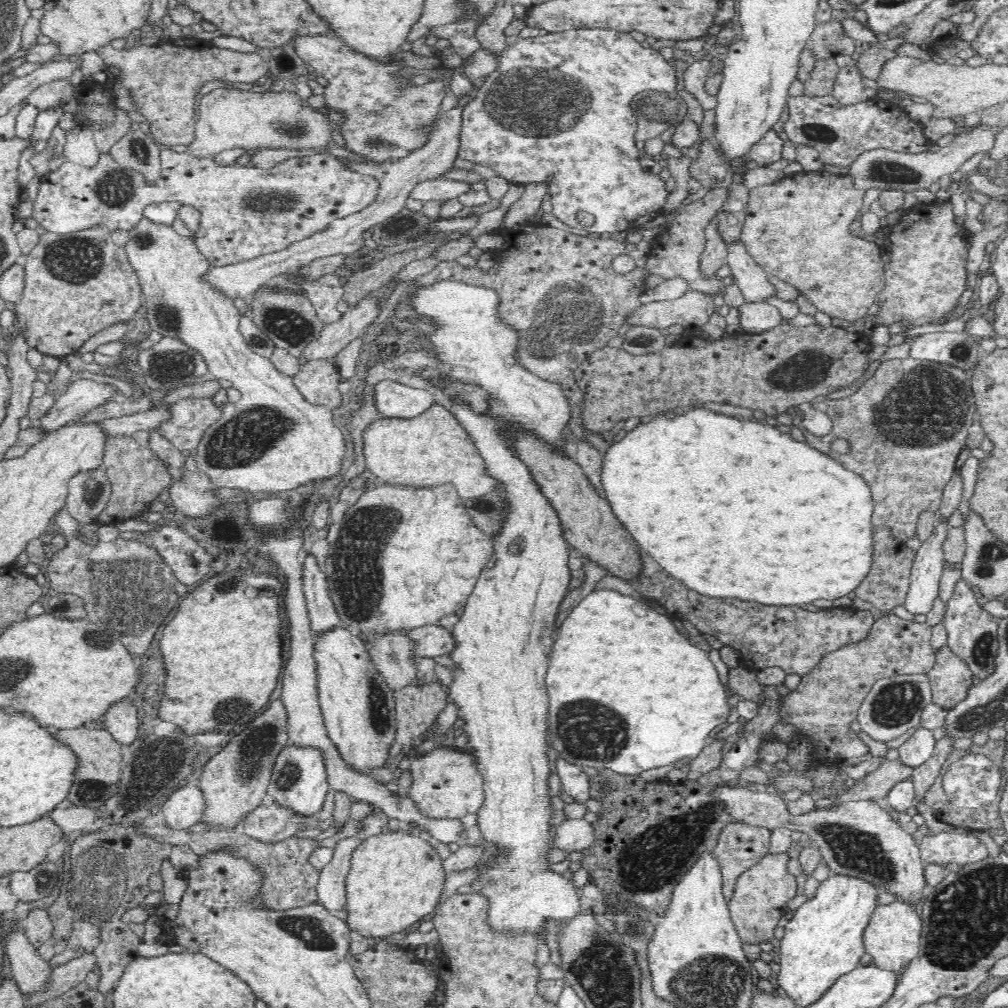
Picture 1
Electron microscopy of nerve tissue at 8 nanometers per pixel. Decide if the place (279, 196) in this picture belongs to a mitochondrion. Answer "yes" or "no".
yes

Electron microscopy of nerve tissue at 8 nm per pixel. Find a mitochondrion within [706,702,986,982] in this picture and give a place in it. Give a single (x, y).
(852, 846)

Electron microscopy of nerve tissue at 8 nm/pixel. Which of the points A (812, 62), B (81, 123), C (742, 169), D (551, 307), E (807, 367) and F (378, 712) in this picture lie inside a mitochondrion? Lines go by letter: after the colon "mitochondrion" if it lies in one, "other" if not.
A: other
B: other
C: other
D: mitochondrion
E: mitochondrion
F: mitochondrion

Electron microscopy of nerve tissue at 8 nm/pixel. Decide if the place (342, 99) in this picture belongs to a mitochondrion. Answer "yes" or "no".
no

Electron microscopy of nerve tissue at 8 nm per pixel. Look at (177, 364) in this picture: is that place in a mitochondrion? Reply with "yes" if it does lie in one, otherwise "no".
yes

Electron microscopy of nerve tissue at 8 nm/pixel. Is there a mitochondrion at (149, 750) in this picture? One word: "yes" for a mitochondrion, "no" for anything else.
no

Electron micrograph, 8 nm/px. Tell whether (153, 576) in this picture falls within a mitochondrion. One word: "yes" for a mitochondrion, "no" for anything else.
yes

